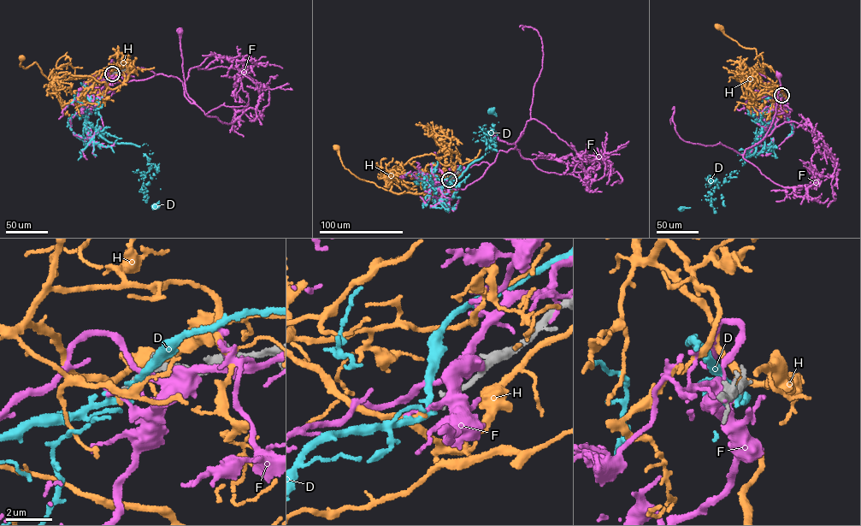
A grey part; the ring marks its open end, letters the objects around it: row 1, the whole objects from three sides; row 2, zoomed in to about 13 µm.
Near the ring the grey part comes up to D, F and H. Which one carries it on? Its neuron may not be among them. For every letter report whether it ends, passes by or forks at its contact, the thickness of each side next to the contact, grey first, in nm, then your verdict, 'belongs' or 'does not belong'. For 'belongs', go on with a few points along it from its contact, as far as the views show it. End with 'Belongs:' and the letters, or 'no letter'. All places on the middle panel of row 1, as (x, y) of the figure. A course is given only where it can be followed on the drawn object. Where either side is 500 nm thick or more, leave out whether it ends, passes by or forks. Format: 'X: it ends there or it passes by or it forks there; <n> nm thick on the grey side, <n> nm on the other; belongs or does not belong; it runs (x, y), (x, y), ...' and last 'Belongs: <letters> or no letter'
D: it passes by; 320 nm thick on the grey side, 260 nm on the other; does not belong
F: it ends there; 240 nm thick on the grey side, 200 nm on the other; does not belong
H: it passes by; 240 nm thick on the grey side, 240 nm on the other; does not belong
Belongs: no letter

